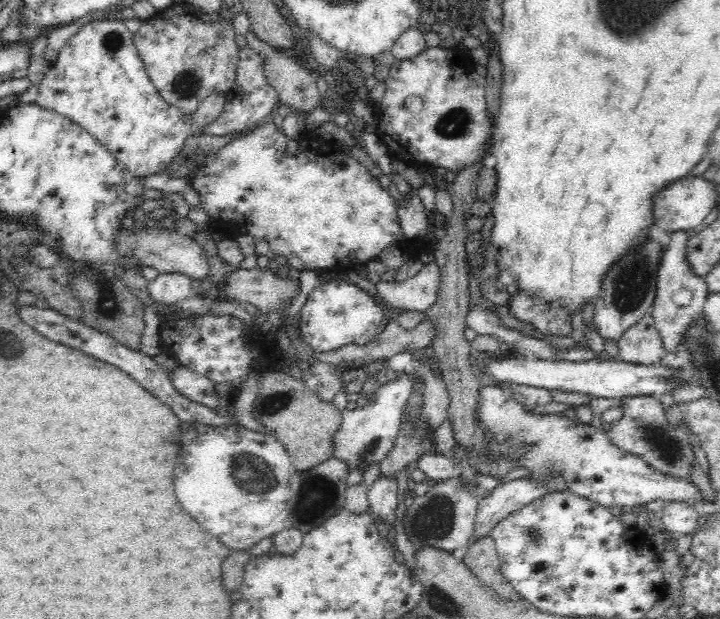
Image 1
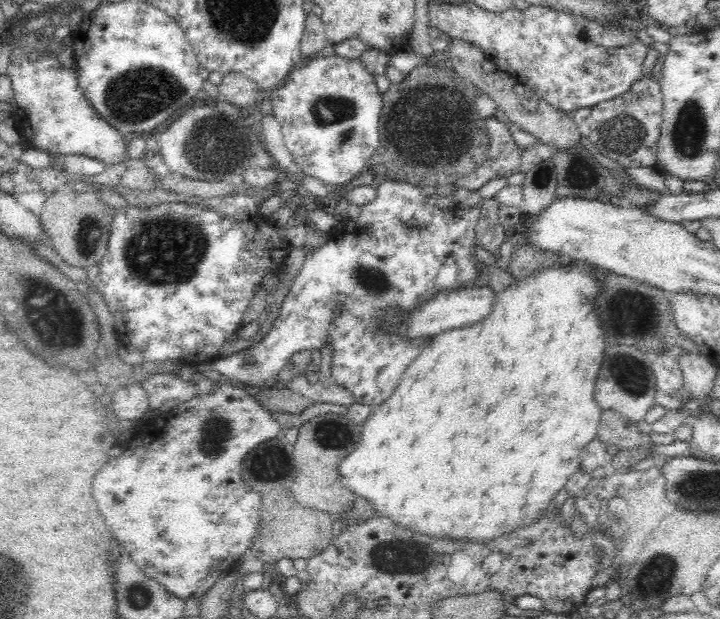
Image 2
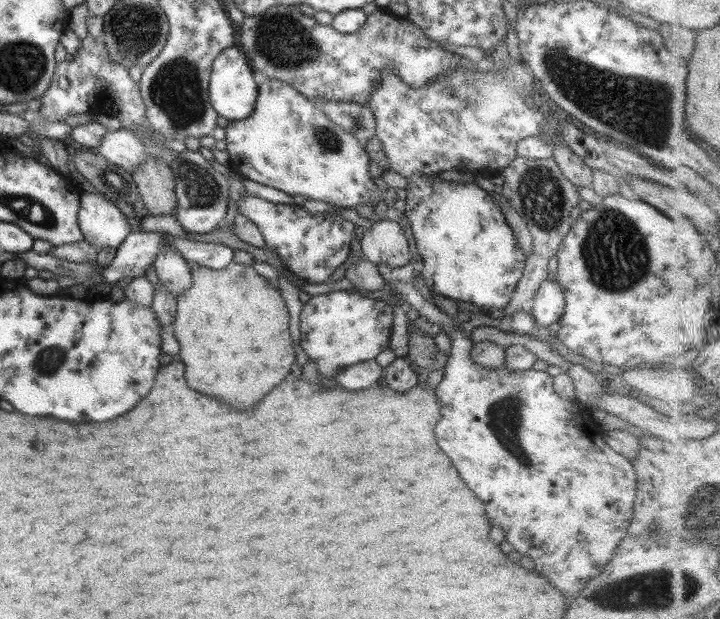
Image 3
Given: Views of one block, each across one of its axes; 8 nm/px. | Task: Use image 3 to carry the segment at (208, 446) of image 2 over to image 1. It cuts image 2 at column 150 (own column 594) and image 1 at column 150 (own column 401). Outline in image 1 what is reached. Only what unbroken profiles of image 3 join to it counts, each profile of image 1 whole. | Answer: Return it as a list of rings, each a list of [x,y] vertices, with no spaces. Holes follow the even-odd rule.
[[[180,273],[160,274],[156,280],[148,282],[147,292],[154,303],[170,307],[193,295],[190,288],[191,281]]]

